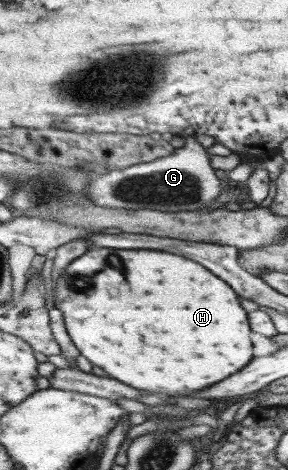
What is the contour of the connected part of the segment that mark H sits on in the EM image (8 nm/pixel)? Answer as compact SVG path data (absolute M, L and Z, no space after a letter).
M91 248L80 257L71 260L63 272L58 275L59 279L55 280L55 289L53 290L53 298L55 298L55 307L62 313L62 321L67 335L70 337L72 344L76 346L76 350L94 366L102 368L110 378L118 380L124 372L124 384L138 388L138 390L146 390L146 392L160 392L160 394L190 394L194 390L200 390L204 386L210 386L234 372L238 372L240 368L244 368L248 364L248 360L252 358L252 346L250 346L250 331L248 330L248 322L246 322L246 312L240 308L238 298L240 298L233 290L222 282L220 278L216 278L212 272L204 270L202 266L184 260L180 256L174 254L166 254L166 252L154 252L154 250L118 250L116 248Z

